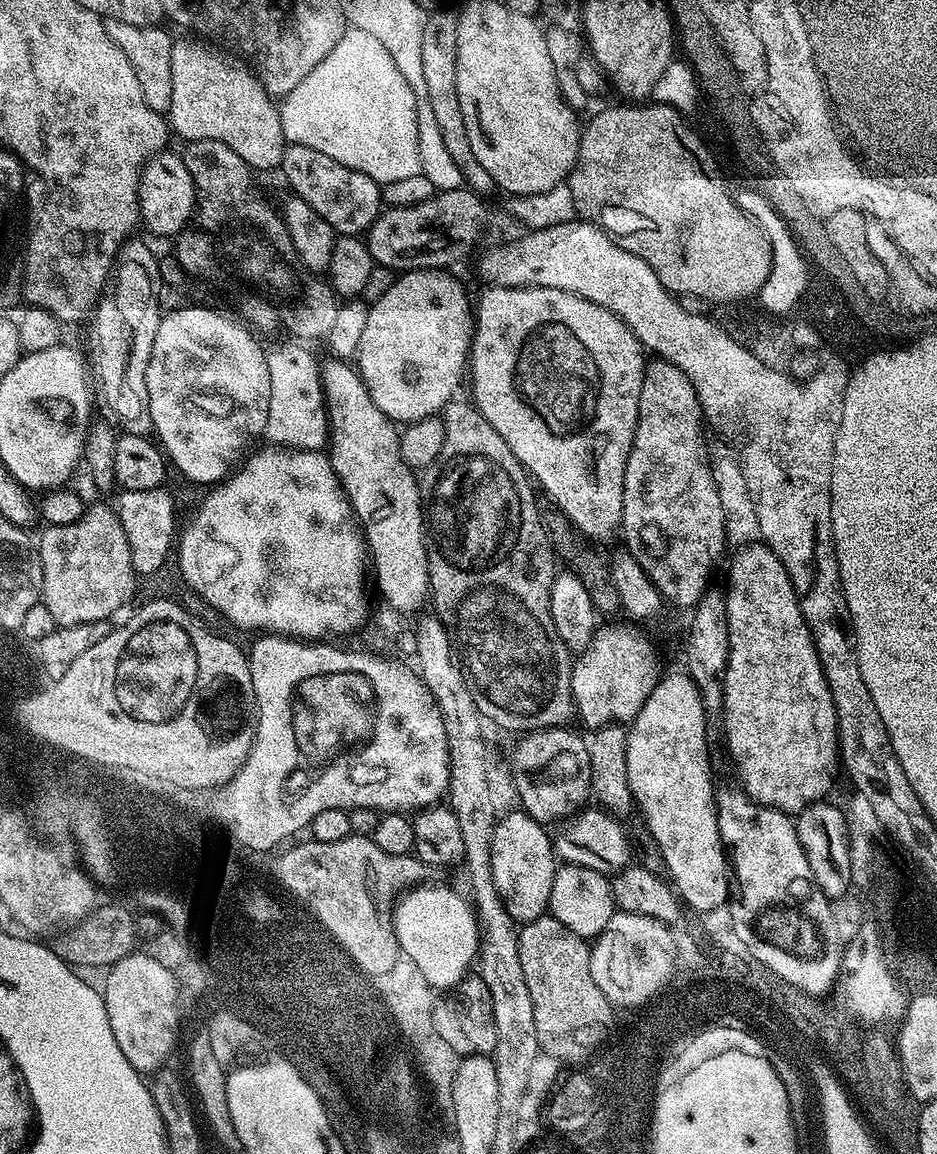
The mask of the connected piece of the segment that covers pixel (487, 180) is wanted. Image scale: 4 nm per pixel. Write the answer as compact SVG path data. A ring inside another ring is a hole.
M440 10L427 15L422 32L422 45L419 50L420 76L423 78L429 111L437 129L441 147L449 156L450 161L459 170L465 185L477 195L486 196L495 191L493 178L487 173L480 160L472 150L468 131L459 109L458 97L455 96L455 59L458 52L459 15L450 10Z

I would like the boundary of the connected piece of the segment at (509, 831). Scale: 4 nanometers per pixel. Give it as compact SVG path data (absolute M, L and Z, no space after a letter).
M509 819L505 823L508 825L496 832L492 880L498 886L498 894L502 894L502 902L506 902L506 910L510 910L510 918L518 925L527 926L549 915L558 859L552 837L547 836L535 820L520 819Z

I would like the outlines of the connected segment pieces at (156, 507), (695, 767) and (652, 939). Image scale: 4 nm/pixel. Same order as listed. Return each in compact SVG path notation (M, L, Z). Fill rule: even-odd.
M161 486L150 490L123 490L114 501L116 516L122 522L124 537L130 546L130 562L140 578L162 571L168 555L174 552L174 541L178 536L176 504L166 489Z
M651 692L620 737L620 757L625 763L624 785L630 806L643 819L658 850L662 852L667 875L672 875L677 890L693 904L697 913L703 909L727 908L734 900L734 860L730 855L726 828L724 832L726 812L696 812L696 804L700 802L722 802L722 790L714 790L714 785L718 783L717 769L714 764L704 764L704 760L714 760L713 749L710 746L688 746L690 742L710 742L708 728L710 718L676 718L676 712L668 710Z
M646 910L613 911L608 920L591 941L590 970L594 978L594 986L604 995L604 999L613 1006L623 1004L643 1003L644 999L653 995L659 987L671 978L673 970L680 959L680 951L674 935L681 927L677 921L672 921L668 915L661 912L647 912Z

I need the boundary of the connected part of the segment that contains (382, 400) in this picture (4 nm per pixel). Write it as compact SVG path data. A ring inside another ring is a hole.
M408 272L397 275L394 286L382 298L371 301L358 353L358 371L370 390L370 398L374 398L374 406L401 429L411 430L436 416L444 416L455 398L464 372L464 355L469 355L474 340L474 312L472 316L468 295L469 289L455 275Z

